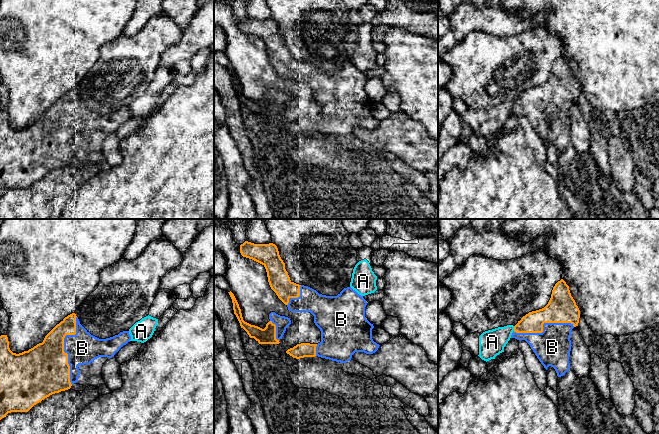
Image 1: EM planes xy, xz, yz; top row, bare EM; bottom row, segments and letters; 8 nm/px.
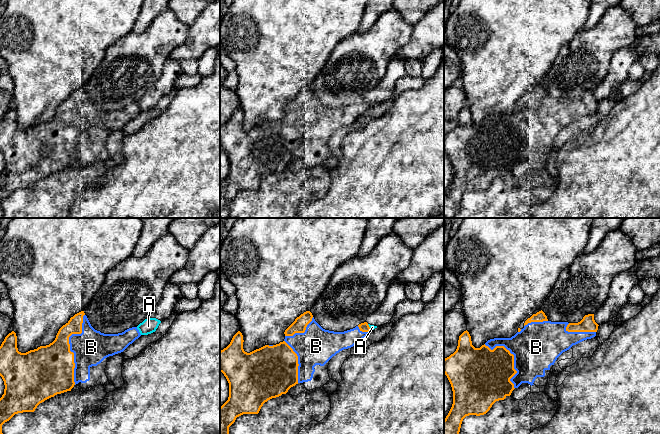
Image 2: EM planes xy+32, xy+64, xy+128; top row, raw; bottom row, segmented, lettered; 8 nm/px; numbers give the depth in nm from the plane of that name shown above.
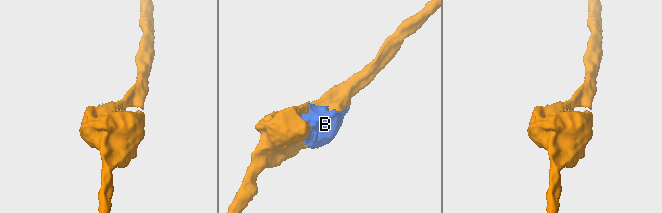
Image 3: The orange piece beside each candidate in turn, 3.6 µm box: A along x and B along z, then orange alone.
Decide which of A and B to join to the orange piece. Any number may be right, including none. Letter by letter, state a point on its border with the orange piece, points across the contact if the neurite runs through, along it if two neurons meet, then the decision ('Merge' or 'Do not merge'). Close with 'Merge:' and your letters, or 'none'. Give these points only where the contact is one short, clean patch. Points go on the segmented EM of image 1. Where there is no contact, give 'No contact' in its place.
A: Touches orange at yz (514, 328). Boundary: yz (513, 326), (514, 330). Do not merge
B: Touches orange at xy (63, 347). Merge
Merge: B

